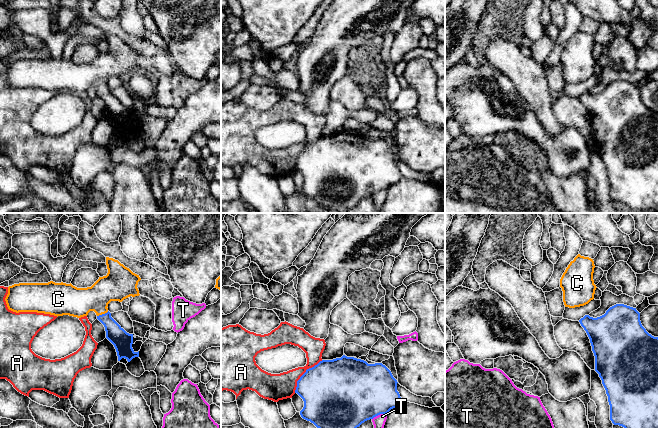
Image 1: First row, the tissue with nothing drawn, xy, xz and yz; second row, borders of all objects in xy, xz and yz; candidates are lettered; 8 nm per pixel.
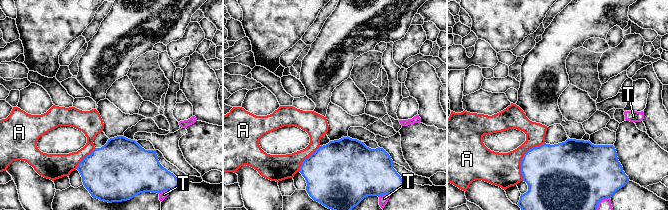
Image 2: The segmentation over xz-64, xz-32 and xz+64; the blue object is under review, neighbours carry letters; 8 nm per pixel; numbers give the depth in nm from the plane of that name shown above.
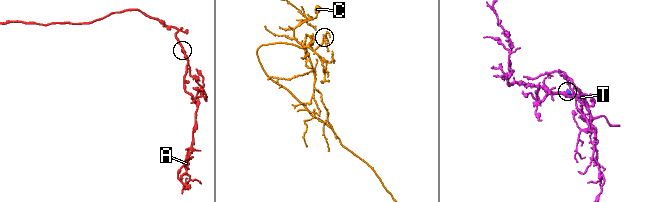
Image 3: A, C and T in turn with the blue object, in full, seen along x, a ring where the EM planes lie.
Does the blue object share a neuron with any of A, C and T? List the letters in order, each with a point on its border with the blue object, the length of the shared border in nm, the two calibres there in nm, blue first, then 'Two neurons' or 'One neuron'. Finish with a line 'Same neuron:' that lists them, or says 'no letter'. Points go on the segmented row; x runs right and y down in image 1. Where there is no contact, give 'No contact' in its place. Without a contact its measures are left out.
A: Touches blue at xz (304, 373). Shared border 340 nm. Thickness 460 nm (blue) against 220 nm. Two neurons
C: Touches blue at xy (102, 314). Shared border 100 nm. Thickness 150 nm (blue) against 240 nm. One neuron
T: Touches blue at xz (379, 414). Shared border 130 nm. Thickness 480 nm (blue) against 100 nm. Two neurons
Same neuron: C

